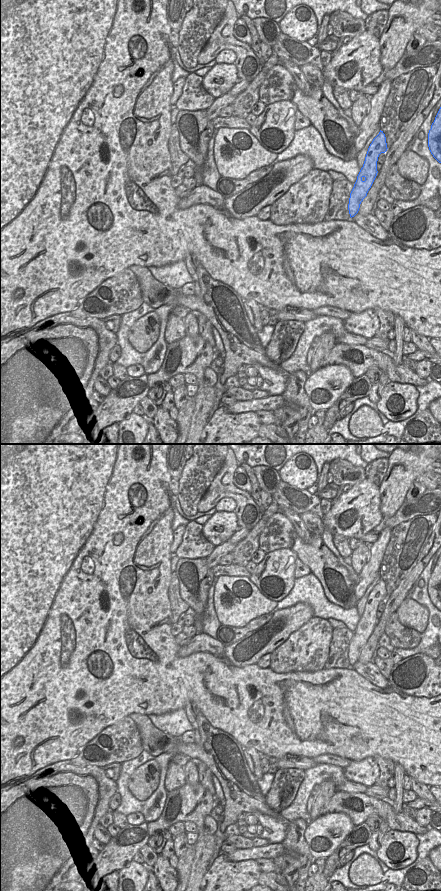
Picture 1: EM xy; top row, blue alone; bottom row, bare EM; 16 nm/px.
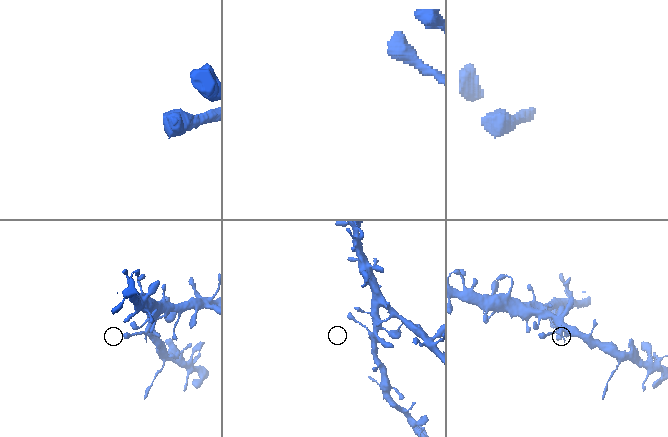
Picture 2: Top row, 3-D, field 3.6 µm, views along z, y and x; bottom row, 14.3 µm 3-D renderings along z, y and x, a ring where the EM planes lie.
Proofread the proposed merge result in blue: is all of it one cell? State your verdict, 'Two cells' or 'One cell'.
Two cells.

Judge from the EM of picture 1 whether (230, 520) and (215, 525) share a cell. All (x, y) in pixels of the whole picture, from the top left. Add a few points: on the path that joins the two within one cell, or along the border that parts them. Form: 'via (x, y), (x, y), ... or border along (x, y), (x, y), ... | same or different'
via (226, 523), (219, 525) | same

